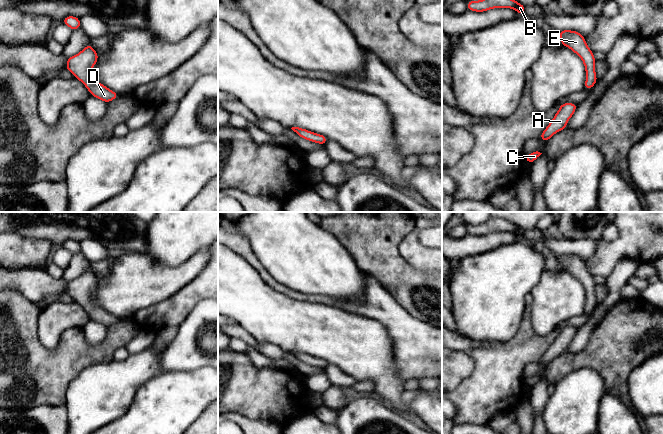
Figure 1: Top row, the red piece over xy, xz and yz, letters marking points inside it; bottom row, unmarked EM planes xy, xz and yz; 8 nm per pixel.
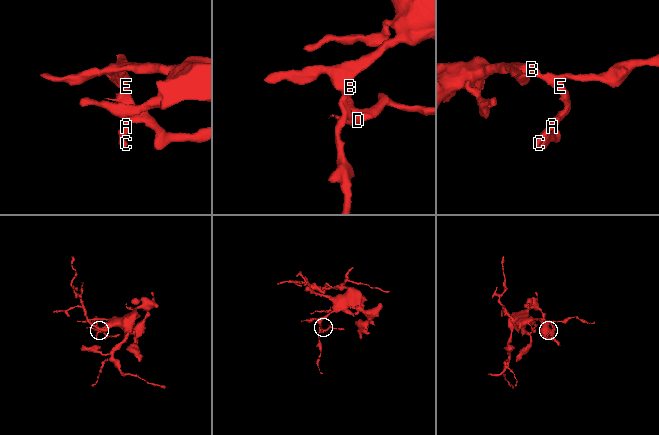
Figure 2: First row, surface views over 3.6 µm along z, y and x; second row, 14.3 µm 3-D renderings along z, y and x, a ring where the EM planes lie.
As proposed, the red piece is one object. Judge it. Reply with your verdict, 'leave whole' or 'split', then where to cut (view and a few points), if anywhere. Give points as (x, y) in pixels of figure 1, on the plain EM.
leave whole; no cut

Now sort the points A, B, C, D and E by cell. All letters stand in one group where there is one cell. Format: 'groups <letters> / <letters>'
groups A B C D E

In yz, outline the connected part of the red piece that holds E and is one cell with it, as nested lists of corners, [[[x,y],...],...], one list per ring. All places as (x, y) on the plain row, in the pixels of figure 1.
[[[562,254],[559,262],[563,270],[570,272],[583,285],[586,294],[586,305],[584,312],[591,313],[597,306],[594,277],[589,273],[585,261],[577,255]]]

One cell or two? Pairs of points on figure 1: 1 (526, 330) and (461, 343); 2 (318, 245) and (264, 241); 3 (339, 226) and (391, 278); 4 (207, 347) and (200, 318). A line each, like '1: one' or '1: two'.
1: one
2: one
3: one
4: one

